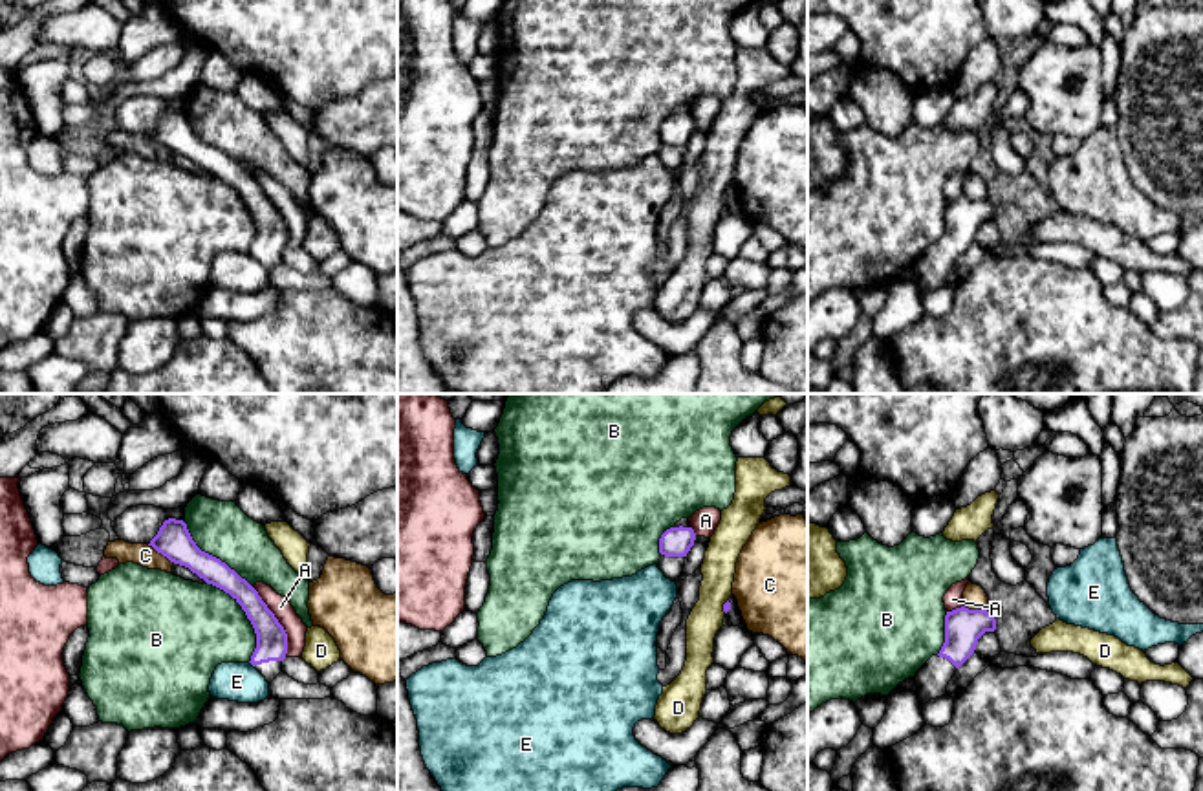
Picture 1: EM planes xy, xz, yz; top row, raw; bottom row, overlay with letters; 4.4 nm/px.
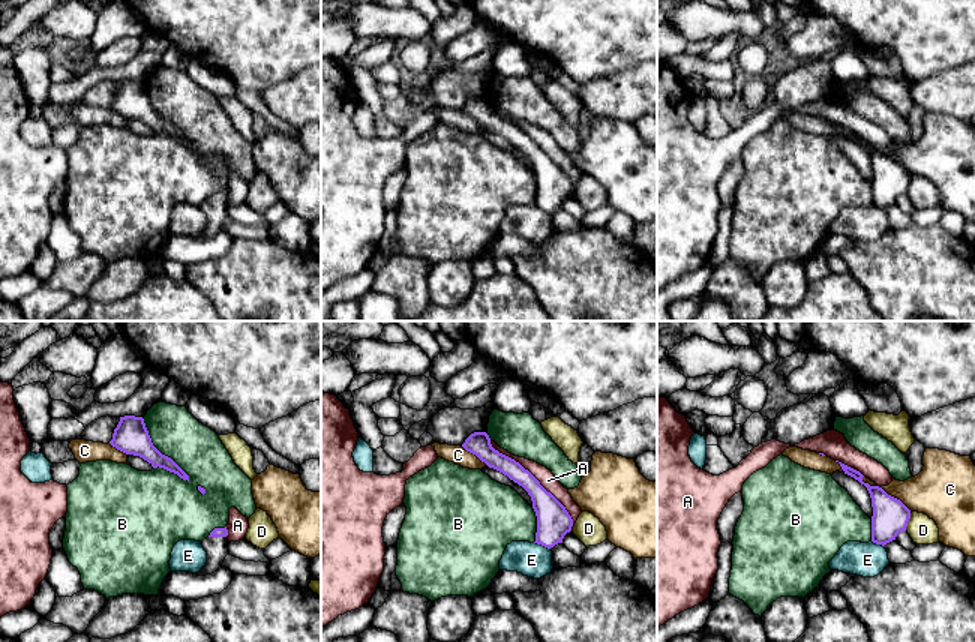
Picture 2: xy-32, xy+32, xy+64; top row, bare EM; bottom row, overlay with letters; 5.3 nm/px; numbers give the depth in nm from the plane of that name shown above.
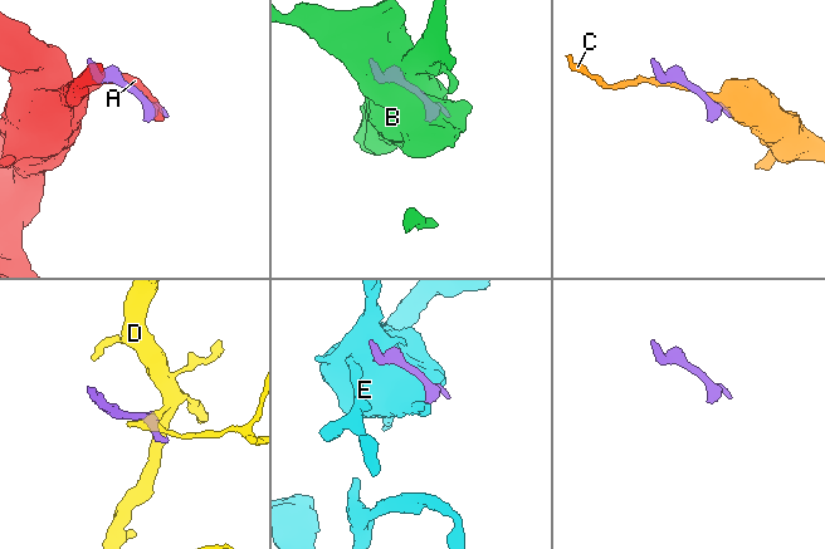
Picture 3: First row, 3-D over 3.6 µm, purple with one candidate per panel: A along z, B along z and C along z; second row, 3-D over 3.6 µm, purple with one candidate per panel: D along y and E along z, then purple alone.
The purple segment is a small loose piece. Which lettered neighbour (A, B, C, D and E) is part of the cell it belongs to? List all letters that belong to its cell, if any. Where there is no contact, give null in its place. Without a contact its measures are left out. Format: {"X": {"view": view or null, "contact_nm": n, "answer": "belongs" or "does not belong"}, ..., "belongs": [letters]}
{"A": {"view": "xy", "contact_nm": 340, "answer": "does not belong"}, "B": {"view": "xy", "contact_nm": 400, "answer": "does not belong"}, "C": {"view": "xy", "contact_nm": 150, "answer": "does not belong"}, "D": {"view": "xz", "contact_nm": 70, "answer": "does not belong"}, "E": {"view": "xy", "contact_nm": 40, "answer": "does not belong"}, "belongs": []}

